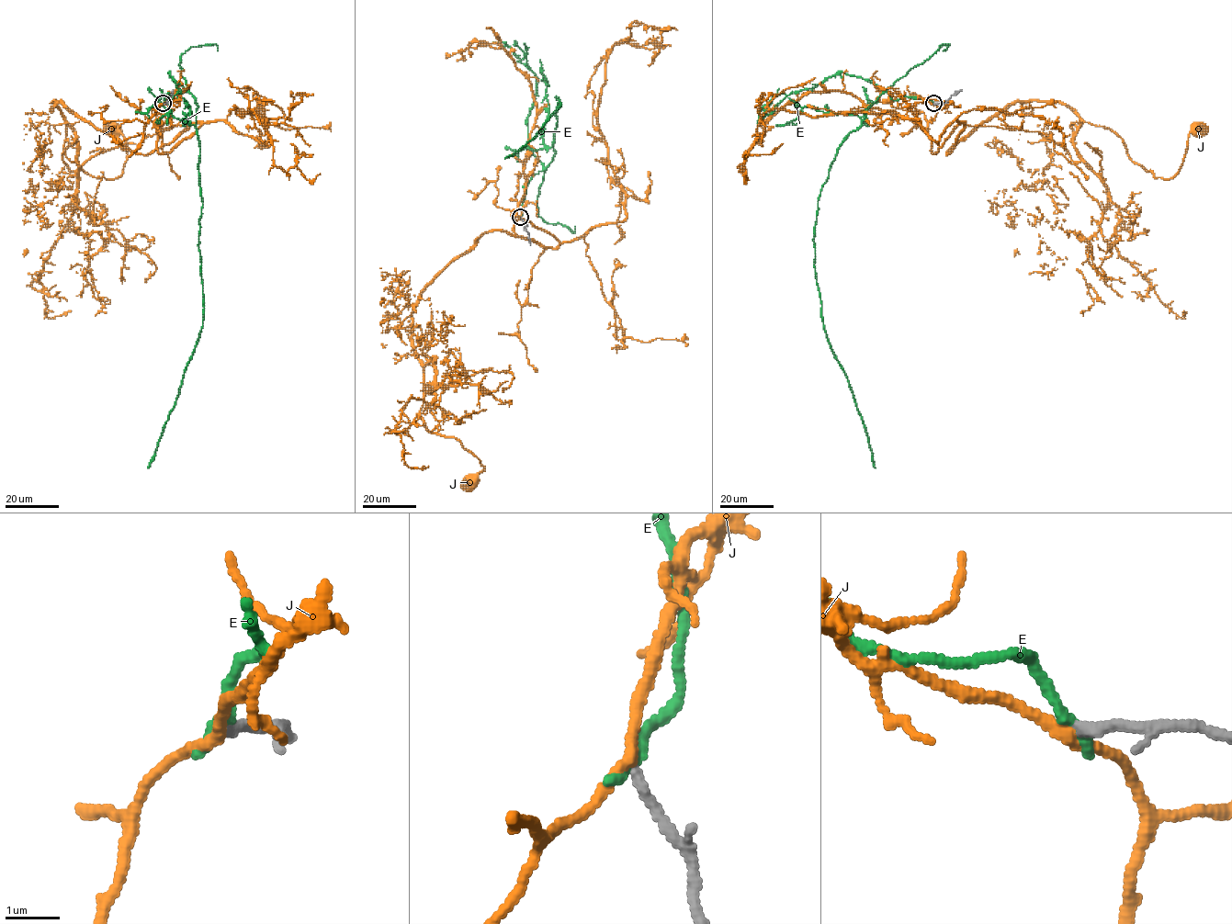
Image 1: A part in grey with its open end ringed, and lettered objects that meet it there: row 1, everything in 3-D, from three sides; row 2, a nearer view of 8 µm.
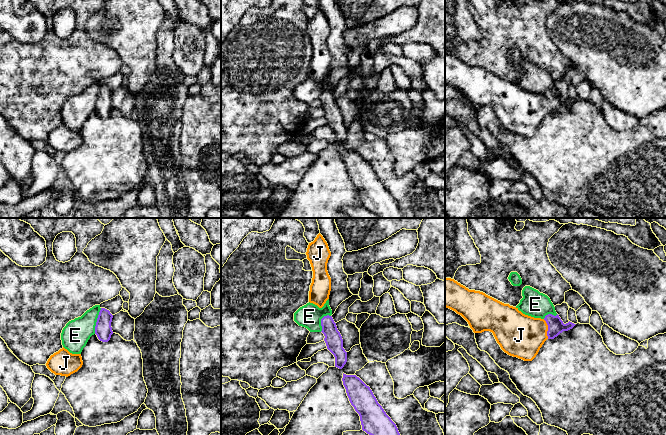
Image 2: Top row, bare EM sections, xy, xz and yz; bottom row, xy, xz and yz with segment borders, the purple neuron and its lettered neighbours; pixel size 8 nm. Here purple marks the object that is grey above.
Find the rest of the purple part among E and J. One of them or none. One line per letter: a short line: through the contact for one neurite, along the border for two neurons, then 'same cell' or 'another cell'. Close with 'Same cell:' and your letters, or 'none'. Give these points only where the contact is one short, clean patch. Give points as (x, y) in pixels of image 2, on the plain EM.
E: line xy (101, 84), (94, 109); another cell
J: line yz (556, 102), (548, 105), (519, 111); same cell
Same cell: J

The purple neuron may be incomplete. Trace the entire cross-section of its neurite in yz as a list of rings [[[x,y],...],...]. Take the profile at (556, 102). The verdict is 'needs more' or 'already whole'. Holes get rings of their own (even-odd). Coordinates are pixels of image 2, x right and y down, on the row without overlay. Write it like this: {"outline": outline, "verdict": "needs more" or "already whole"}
{"outline": [[[445,54],[445,83],[461,91],[474,109],[492,108],[505,129],[524,137],[532,137],[547,115],[554,115],[576,101],[570,97],[564,100],[558,90],[548,90],[544,95],[525,91],[518,84],[504,80],[483,68],[469,66],[451,54]]], "verdict": "needs more"}

